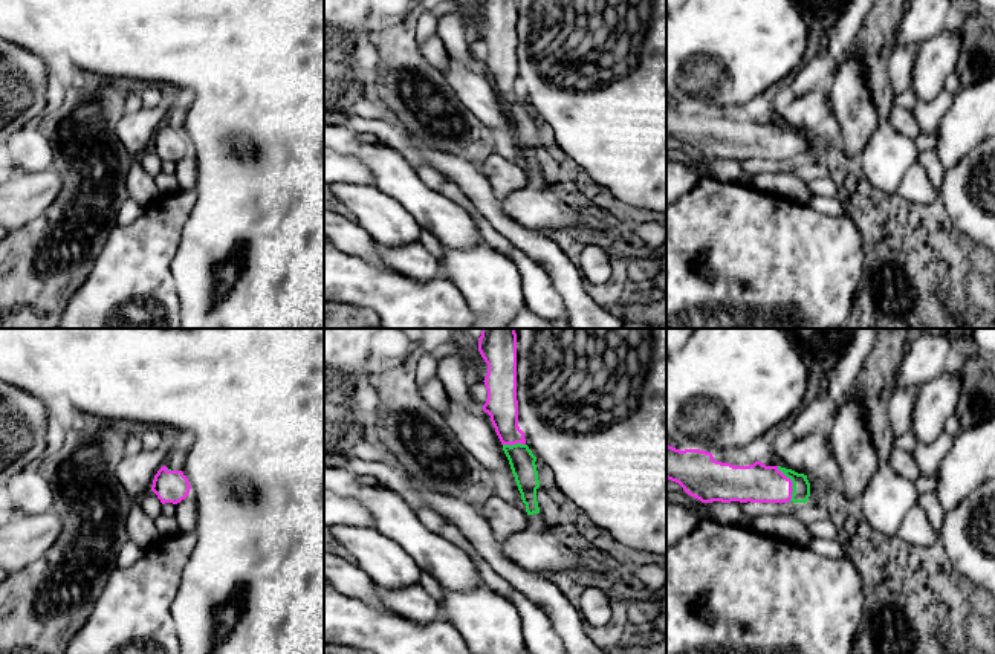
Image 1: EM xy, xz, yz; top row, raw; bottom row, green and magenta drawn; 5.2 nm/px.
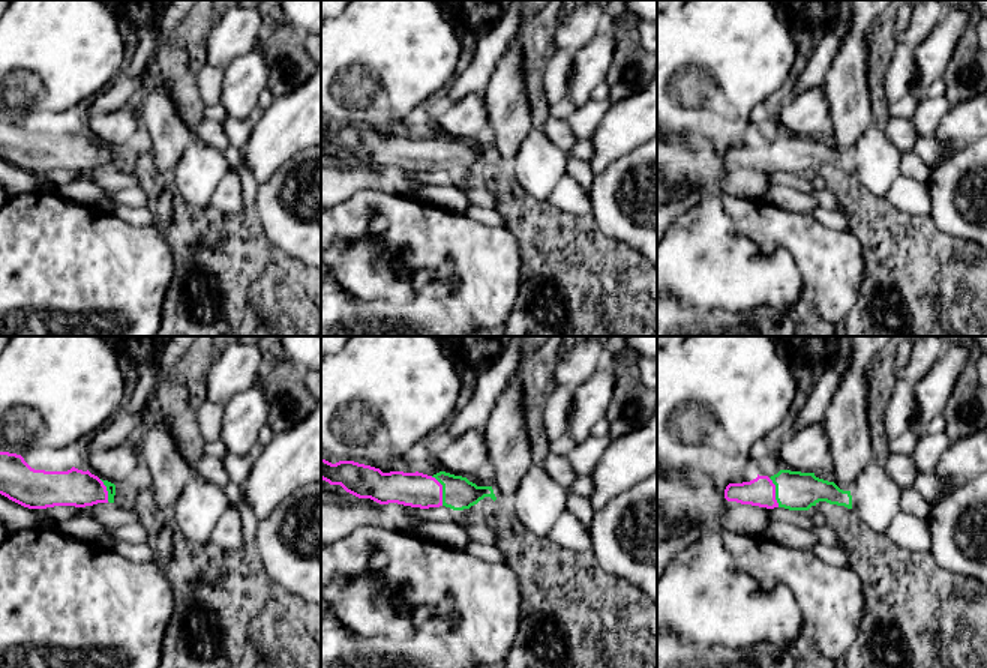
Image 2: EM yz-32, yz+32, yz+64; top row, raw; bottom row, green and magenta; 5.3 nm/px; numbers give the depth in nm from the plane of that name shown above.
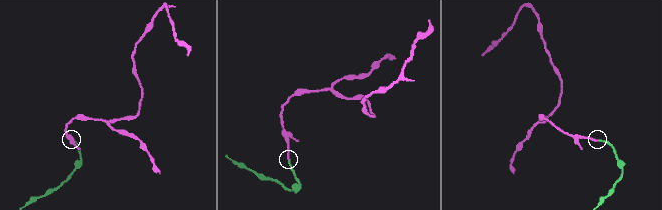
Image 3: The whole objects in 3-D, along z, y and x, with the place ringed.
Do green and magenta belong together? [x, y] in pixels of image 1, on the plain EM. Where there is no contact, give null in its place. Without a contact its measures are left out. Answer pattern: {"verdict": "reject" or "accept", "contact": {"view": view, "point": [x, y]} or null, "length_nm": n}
{"verdict": "accept", "contact": {"view": "yz", "point": [792, 139]}, "length_nm": 200}

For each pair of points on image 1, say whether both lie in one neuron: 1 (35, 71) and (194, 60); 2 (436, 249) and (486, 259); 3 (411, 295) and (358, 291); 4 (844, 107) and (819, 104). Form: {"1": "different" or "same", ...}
{"1": "different", "2": "different", "3": "same", "4": "different"}

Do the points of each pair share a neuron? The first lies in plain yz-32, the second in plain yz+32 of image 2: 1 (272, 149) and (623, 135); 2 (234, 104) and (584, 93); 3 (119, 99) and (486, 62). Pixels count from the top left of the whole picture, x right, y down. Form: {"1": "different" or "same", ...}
{"1": "same", "2": "same", "3": "same"}

